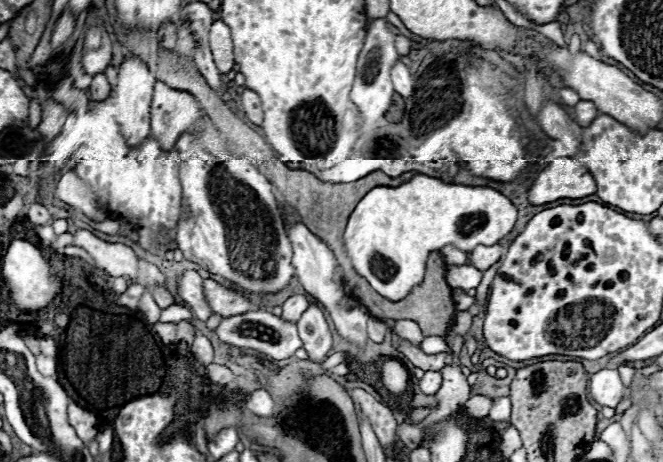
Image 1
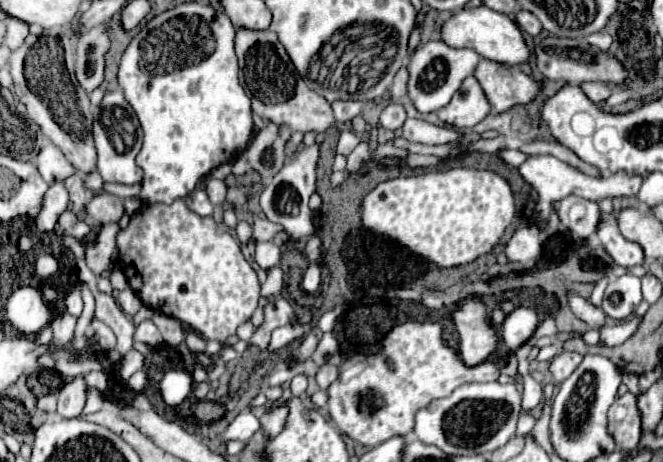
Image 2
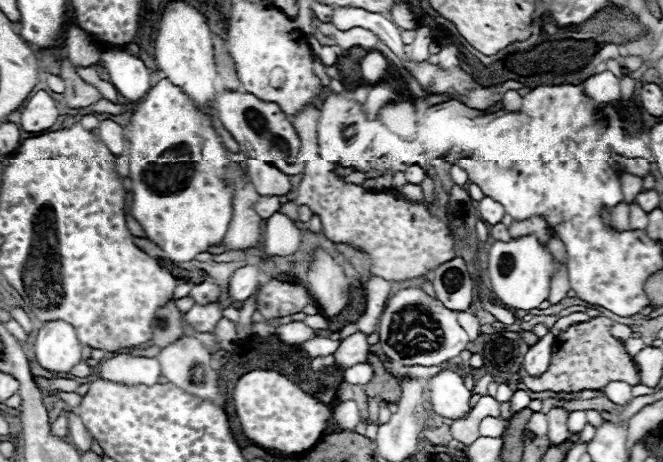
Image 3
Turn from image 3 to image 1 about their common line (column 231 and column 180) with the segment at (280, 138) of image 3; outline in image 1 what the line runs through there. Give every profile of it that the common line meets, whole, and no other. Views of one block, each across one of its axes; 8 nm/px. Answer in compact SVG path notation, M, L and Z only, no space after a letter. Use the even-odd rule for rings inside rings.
M160 80L156 82L154 98L152 98L152 136L156 136L160 140L162 148L174 148L178 136L182 132L188 132L200 118L202 118L202 108L194 100L194 96L190 96L188 92L182 92L182 90L174 90Z

